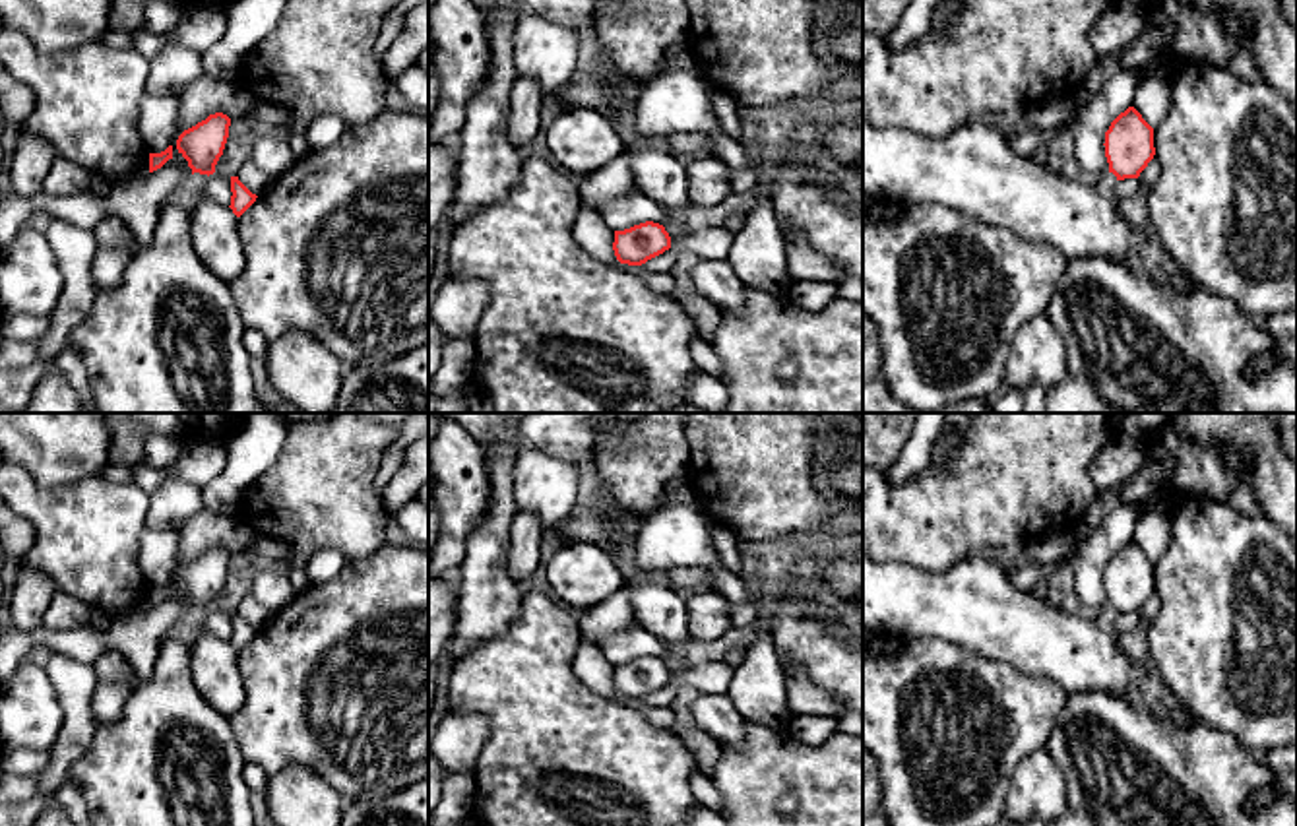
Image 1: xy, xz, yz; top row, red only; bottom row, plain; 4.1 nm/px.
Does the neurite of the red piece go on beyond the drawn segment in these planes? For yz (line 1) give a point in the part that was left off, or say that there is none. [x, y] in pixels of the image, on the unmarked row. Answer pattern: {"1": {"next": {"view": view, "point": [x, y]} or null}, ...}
{"1": {"next": null}}

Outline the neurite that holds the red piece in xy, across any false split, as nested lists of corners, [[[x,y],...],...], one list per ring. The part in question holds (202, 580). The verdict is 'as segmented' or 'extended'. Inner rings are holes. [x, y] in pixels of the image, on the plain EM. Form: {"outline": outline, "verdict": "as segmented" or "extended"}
{"outline": [[[223,547],[209,549],[206,555],[184,564],[176,574],[178,588],[188,601],[200,609],[213,609],[229,572],[231,553]]], "verdict": "as segmented"}

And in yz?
{"outline": [[[1128,541],[1105,566],[1105,591],[1117,615],[1138,613],[1155,589],[1154,562]]], "verdict": "as segmented"}

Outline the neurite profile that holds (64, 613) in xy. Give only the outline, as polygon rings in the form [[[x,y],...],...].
[[[56,591],[45,617],[43,626],[50,630],[72,630],[89,626],[91,609],[68,593]]]

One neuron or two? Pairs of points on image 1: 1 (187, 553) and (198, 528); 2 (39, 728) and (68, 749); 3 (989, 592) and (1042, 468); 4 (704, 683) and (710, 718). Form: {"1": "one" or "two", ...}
{"1": "one", "2": "two", "3": "two", "4": "two"}

